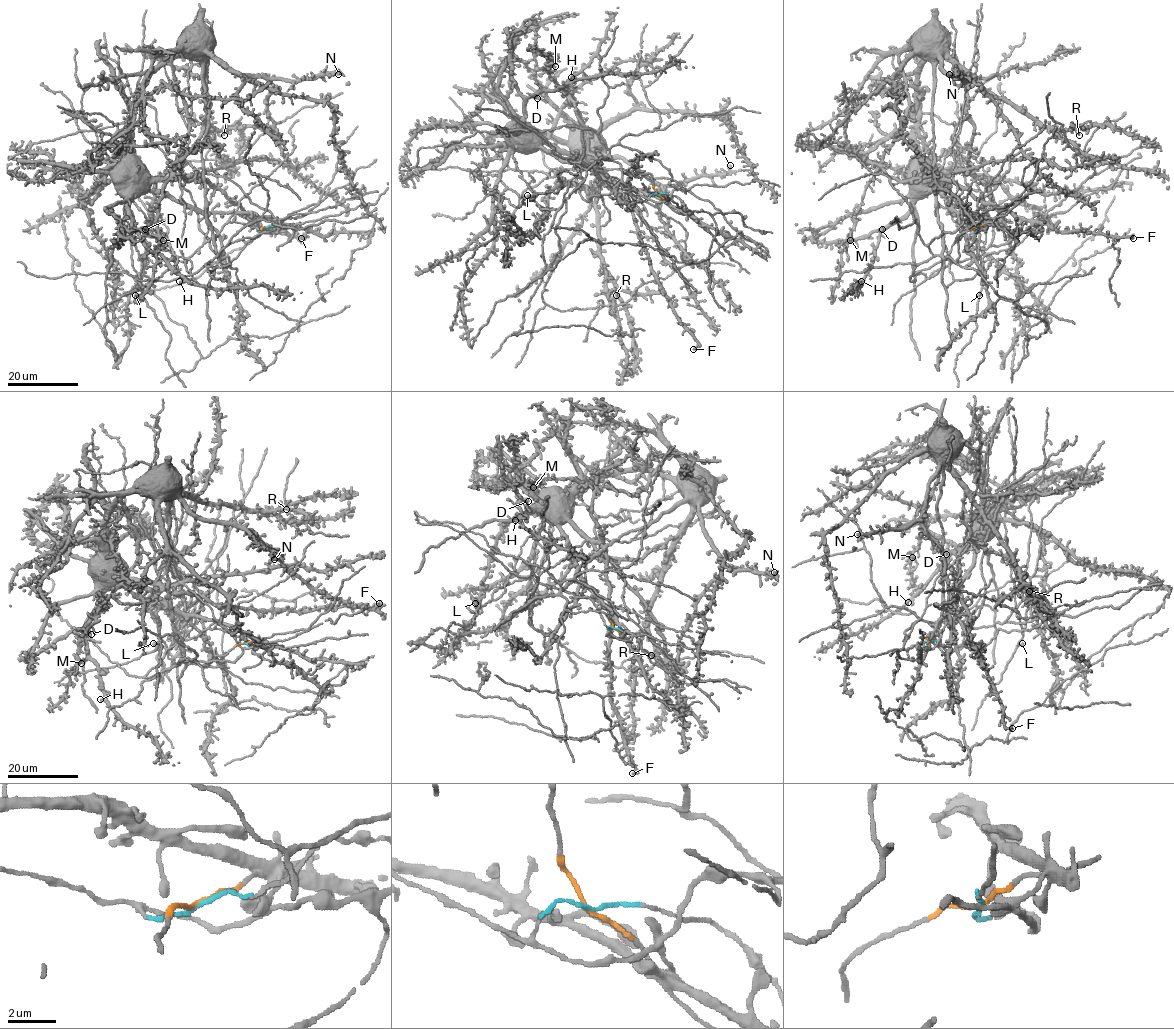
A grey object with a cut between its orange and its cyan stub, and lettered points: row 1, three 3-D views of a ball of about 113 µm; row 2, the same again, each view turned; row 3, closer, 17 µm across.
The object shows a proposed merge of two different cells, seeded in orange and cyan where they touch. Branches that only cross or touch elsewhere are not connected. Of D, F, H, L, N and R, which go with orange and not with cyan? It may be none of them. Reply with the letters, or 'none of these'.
N, R

